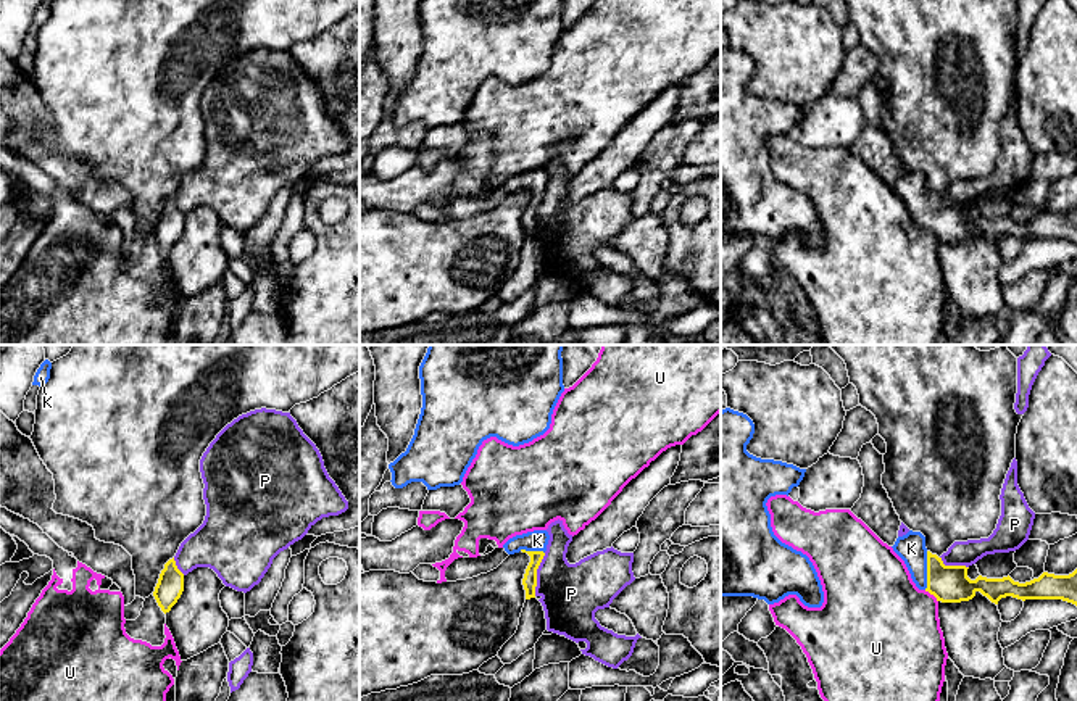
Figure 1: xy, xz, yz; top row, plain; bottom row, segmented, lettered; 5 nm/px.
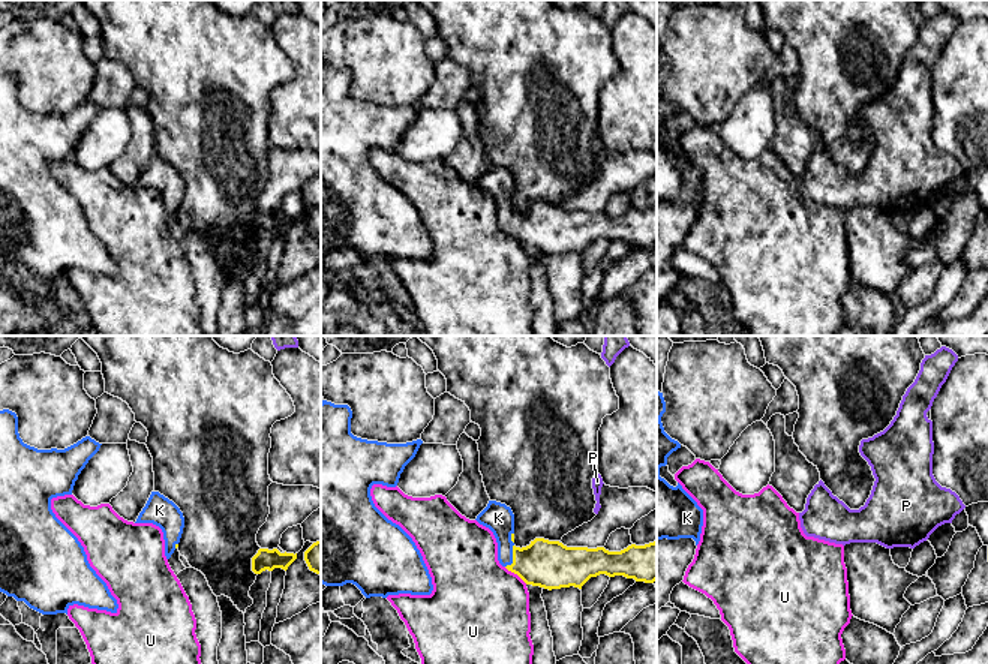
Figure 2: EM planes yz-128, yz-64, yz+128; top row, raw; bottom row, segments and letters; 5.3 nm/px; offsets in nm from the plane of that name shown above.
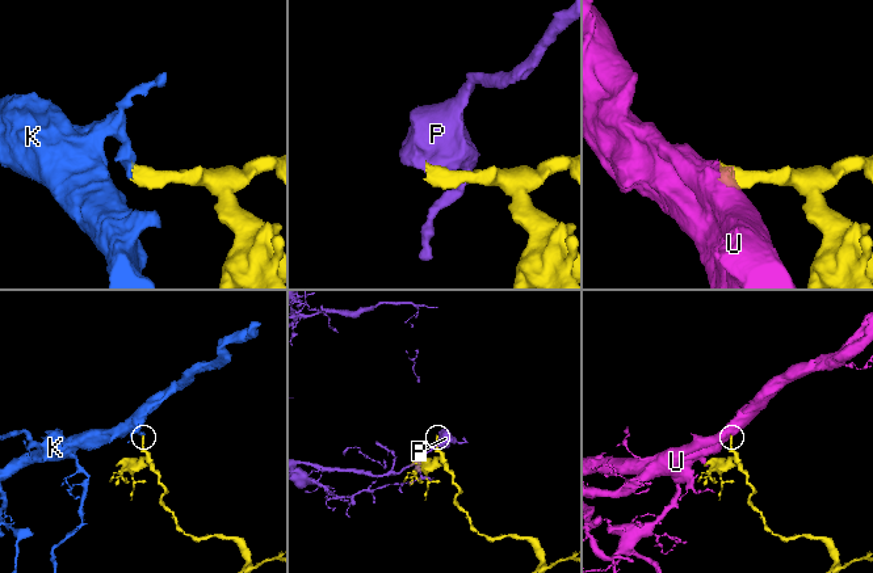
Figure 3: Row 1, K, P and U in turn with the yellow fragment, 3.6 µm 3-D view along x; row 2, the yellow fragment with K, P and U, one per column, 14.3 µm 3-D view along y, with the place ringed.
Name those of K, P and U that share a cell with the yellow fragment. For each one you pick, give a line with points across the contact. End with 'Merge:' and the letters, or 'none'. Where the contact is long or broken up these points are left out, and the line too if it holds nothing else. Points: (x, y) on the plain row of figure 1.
K: way yz (948, 223), (927, 210), (911, 187)
Merge: K

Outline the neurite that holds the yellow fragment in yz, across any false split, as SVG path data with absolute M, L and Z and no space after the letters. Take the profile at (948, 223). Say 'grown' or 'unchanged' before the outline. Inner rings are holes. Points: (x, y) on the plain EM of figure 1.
grown | M909 169L898 176L893 190L904 200L913 221L942 242L969 240L980 230L992 242L1001 237L1017 239L1062 239L1077 245L1077 208L1069 214L1043 211L1038 218L1025 222L1014 221L1009 214L1003 218L975 219L967 216L966 205L945 205L942 197L925 187L925 176Z

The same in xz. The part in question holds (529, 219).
grown | M534 169L522 174L516 174L503 184L508 193L522 190L530 195L530 201L522 218L526 239L535 237L537 208L545 195L548 179L550 174L547 169Z

